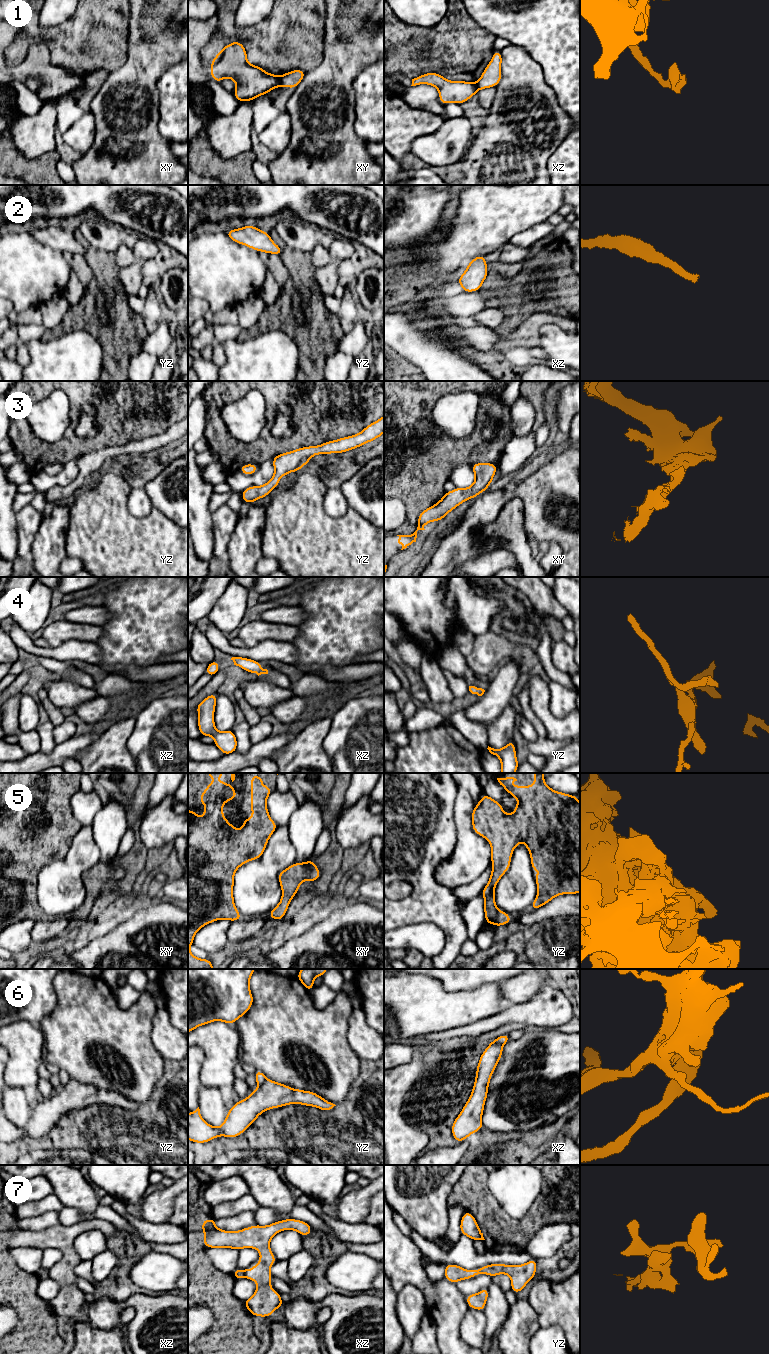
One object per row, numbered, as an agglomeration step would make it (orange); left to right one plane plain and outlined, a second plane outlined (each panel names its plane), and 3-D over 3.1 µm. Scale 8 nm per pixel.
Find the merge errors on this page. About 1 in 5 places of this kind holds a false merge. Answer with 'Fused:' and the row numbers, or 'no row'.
Fused: 1, 6

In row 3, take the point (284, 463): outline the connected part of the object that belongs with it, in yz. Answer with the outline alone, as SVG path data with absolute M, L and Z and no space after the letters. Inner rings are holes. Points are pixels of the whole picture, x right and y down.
M384 415L377 421L366 426L358 434L328 441L321 445L302 447L276 455L272 460L274 466L272 479L263 486L250 486L243 490L241 492L242 501L253 504L256 500L264 498L274 488L278 487L282 476L288 475L292 471L298 472L304 467L304 463L308 466L310 458L317 454L344 453L381 437L383 433Z

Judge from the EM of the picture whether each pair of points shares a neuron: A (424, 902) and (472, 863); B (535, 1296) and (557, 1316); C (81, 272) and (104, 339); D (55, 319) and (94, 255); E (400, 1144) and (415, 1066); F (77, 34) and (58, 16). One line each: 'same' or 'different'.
A: different
B: same
C: different
D: different
E: same
F: different

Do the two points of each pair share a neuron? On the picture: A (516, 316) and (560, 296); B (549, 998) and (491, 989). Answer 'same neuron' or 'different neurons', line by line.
A: same neuron
B: different neurons

